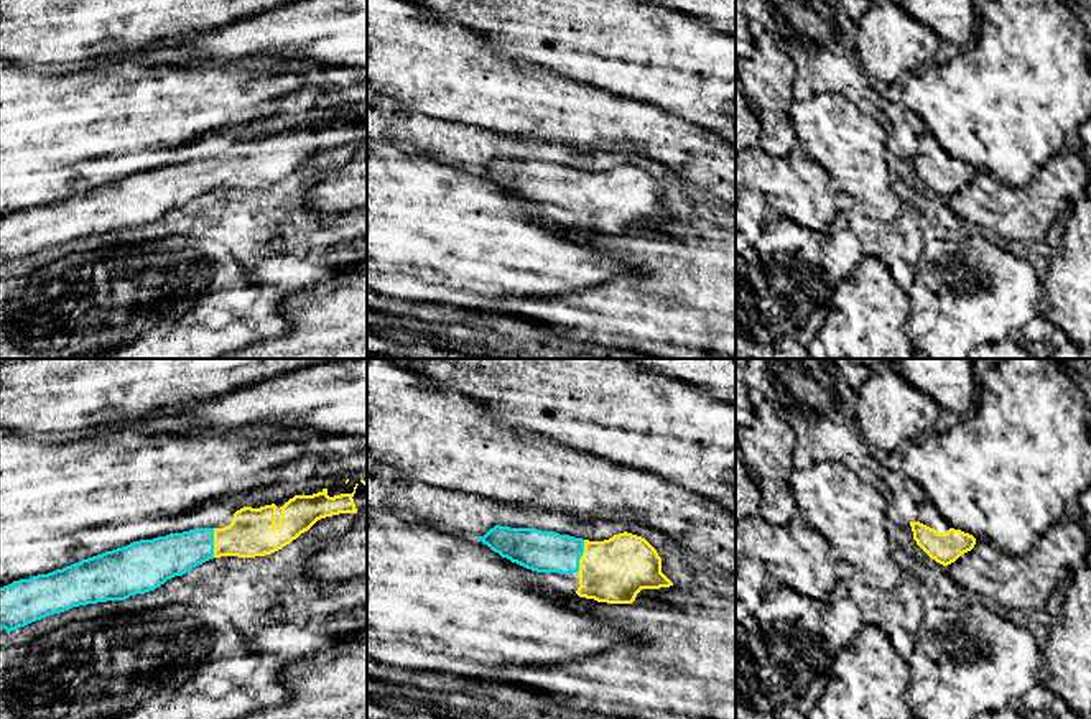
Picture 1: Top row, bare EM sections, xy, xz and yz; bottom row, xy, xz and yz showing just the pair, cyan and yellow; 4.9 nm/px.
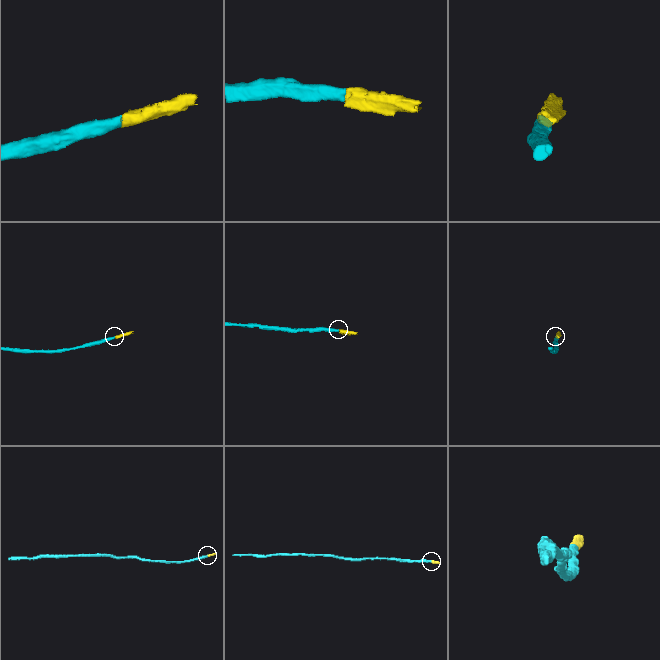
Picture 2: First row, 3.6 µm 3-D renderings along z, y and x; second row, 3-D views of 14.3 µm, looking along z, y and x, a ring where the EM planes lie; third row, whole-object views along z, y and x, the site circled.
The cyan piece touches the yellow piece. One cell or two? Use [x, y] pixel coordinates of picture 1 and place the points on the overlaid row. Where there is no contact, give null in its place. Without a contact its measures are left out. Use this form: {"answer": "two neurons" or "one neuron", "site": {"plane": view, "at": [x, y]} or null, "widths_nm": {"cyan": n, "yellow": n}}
{"answer": "one neuron", "site": {"plane": "xz", "at": [581, 555]}, "widths_nm": {"cyan": 200, "yellow": 320}}

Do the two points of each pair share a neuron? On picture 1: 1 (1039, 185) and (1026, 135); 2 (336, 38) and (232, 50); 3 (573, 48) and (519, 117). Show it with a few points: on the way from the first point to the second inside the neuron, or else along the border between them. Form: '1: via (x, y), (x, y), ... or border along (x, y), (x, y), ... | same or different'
1: border along (1062, 150), (1026, 186), (1004, 186), (999, 183) | different
2: via (310, 37), (259, 37) | same
3: border along (517, 60), (527, 64), (542, 64), (591, 84) | different

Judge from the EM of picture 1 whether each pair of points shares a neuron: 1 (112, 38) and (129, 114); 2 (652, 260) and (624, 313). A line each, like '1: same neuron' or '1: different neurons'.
1: different neurons
2: same neuron

